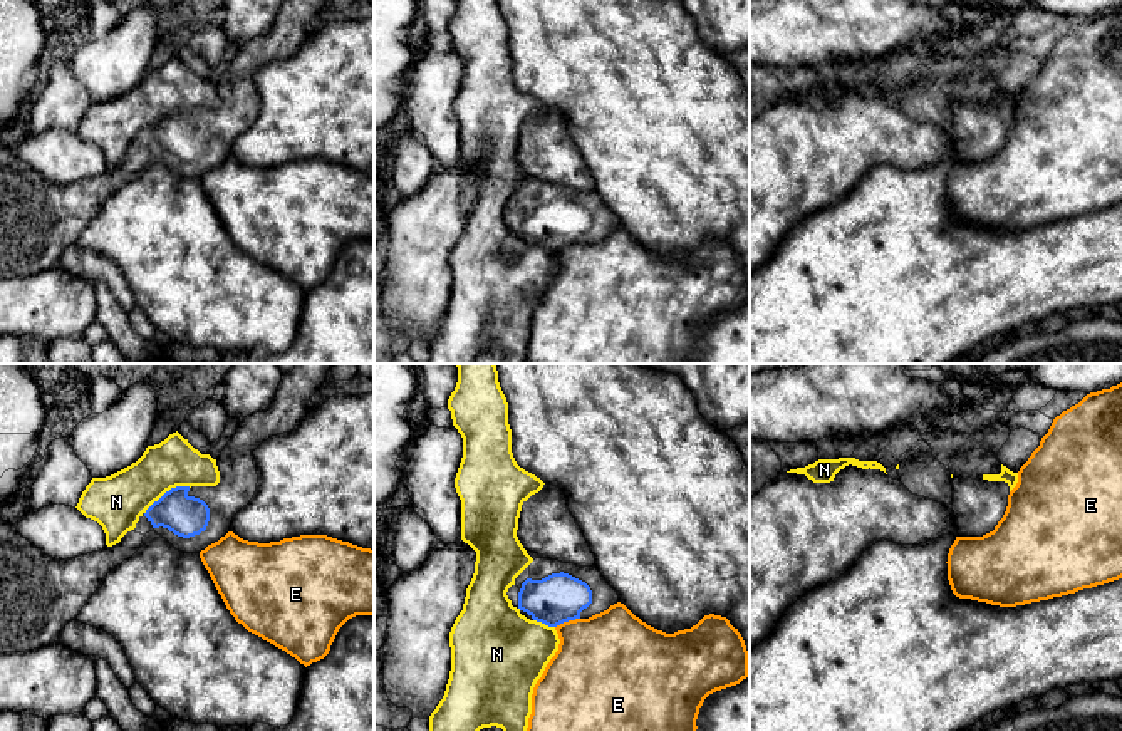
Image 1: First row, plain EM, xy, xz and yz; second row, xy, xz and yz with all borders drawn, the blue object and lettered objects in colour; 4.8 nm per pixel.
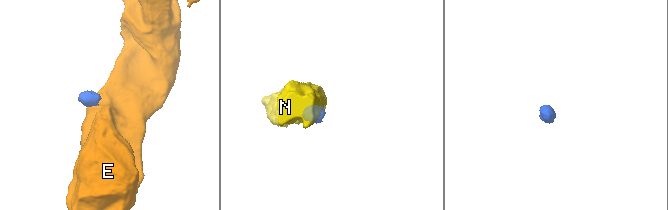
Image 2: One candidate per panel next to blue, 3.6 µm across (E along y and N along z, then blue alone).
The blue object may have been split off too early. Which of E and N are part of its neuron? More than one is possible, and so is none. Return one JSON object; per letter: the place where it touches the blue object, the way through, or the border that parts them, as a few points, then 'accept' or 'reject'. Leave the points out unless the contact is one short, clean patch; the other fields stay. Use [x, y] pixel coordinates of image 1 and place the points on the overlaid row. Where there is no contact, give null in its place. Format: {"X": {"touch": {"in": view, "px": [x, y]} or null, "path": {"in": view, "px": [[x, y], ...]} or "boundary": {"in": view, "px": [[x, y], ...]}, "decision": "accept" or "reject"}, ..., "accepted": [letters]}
{"E": {"touch": {"in": "xz", "px": [567, 621]}, "boundary": {"in": "xz", "px": [[579, 617], [564, 621], [555, 627]]}, "decision": "reject"}, "N": {"touch": {"in": "xy", "px": [166, 492]}, "boundary": {"in": "xy", "px": [[190, 487], [171, 487], [145, 513]]}, "decision": "reject"}, "accepted": []}

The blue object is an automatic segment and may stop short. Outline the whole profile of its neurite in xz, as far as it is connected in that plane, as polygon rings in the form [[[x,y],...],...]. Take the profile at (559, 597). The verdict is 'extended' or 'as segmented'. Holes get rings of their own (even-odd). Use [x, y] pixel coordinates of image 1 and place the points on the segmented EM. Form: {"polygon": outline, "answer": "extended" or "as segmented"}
{"polygon": [[[548,558],[530,563],[530,577],[518,592],[518,609],[548,627],[589,619],[617,602],[617,592],[595,565],[577,567]]], "answer": "extended"}

